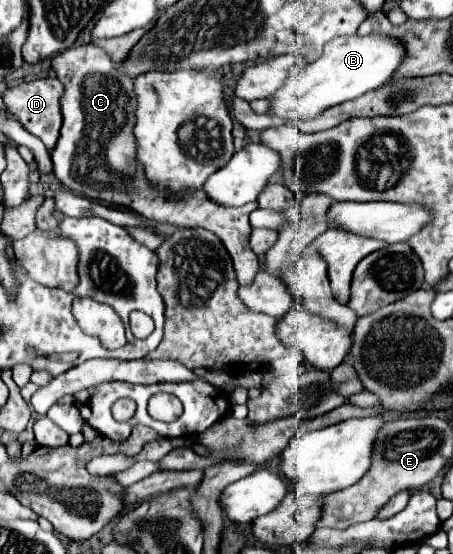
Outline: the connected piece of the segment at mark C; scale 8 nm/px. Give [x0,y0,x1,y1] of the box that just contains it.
[51,43,259,285]

